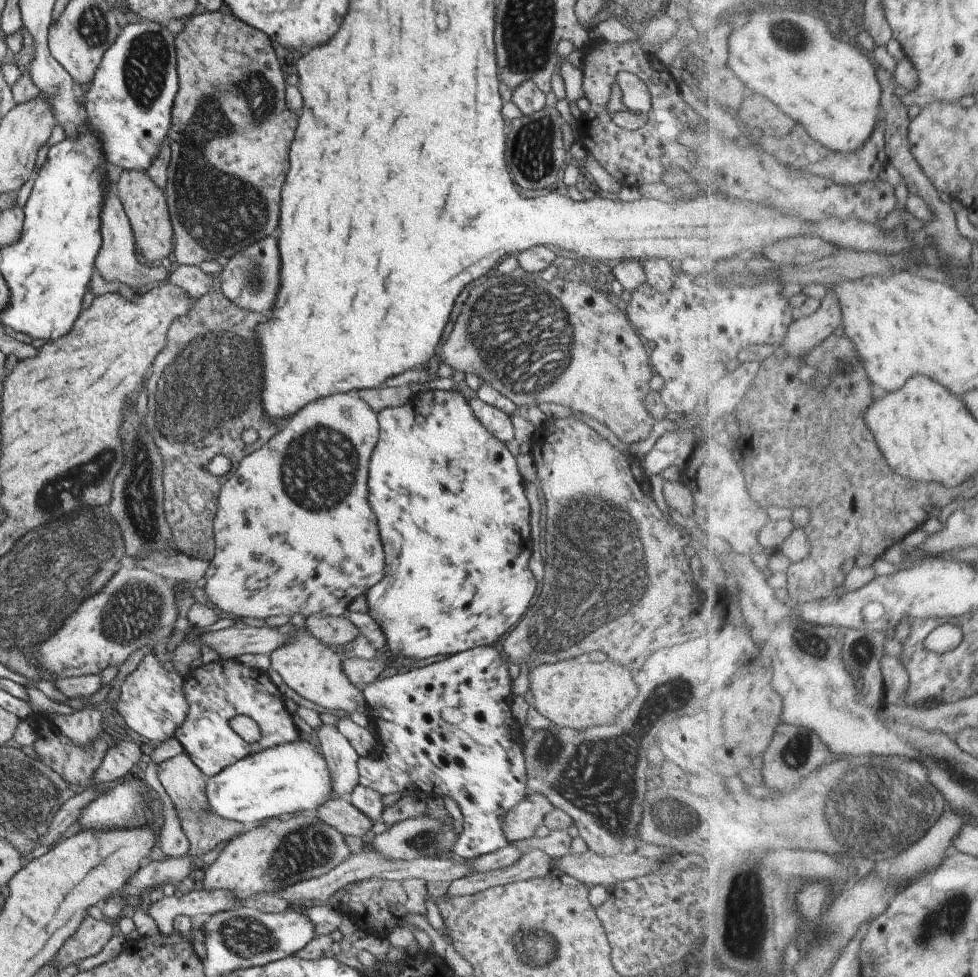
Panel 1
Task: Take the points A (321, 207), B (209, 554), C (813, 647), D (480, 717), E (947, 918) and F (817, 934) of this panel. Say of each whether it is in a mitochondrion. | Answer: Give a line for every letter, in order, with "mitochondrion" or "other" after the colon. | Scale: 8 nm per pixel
A: other
B: other
C: mitochondrion
D: other
E: mitochondrion
F: other

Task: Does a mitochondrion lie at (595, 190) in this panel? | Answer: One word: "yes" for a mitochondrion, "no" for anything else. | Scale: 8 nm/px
no

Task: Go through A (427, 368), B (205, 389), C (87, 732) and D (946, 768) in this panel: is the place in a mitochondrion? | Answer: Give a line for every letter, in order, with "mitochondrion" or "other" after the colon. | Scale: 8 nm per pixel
A: other
B: mitochondrion
C: other
D: mitochondrion

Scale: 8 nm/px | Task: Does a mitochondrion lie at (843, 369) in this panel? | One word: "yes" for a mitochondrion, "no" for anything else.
no

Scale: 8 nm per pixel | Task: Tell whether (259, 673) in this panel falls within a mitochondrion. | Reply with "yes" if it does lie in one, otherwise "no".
no

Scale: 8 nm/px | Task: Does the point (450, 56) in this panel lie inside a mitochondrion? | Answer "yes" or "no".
no

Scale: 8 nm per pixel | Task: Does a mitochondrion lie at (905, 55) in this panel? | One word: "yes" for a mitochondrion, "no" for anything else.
no

